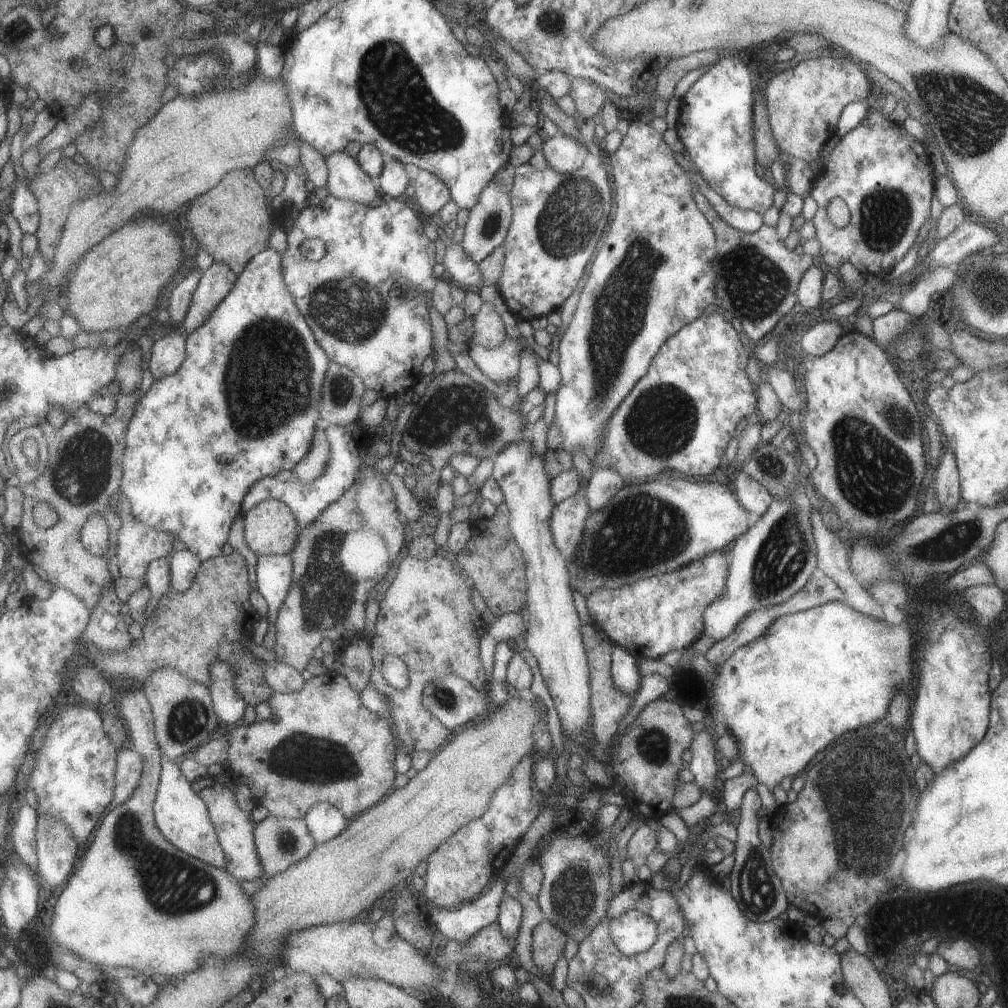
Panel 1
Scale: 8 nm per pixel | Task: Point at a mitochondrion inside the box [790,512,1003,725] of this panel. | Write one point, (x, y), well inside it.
(948, 544)

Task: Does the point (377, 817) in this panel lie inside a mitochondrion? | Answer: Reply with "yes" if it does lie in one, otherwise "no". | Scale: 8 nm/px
no

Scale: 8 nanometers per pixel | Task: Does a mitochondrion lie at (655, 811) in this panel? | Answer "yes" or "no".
no

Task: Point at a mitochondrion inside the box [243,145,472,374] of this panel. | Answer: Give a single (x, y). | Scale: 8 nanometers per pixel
(352, 313)

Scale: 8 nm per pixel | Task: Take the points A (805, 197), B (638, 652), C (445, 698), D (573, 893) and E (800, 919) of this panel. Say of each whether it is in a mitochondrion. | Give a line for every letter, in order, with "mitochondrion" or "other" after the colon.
A: other
B: other
C: mitochondrion
D: mitochondrion
E: other

